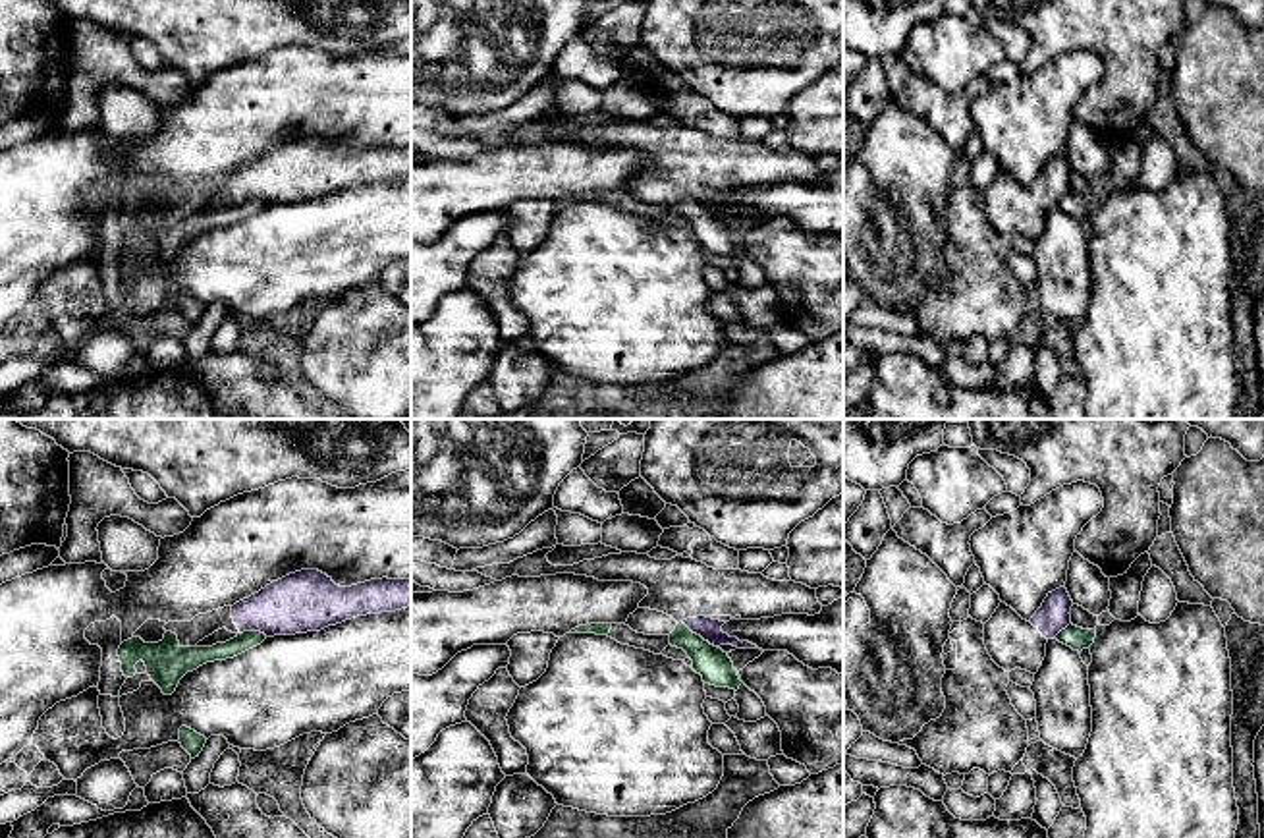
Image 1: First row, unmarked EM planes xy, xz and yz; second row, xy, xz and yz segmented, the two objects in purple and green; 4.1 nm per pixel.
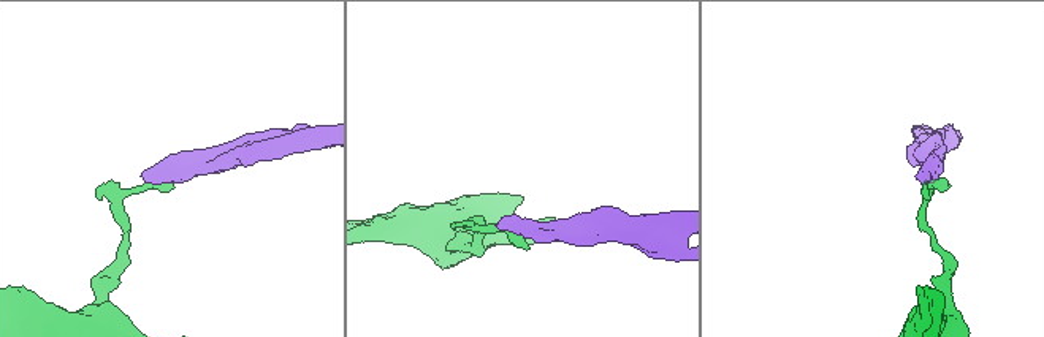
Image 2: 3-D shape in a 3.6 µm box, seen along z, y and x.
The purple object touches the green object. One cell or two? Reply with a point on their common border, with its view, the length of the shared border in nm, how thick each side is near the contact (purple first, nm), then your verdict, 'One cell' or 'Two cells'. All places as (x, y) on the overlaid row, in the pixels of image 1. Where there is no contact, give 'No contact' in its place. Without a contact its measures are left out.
Touches purple at xz (699, 634). Shared border 190 nm. Thickness 100 nm (purple) against 140 nm. Two cells

